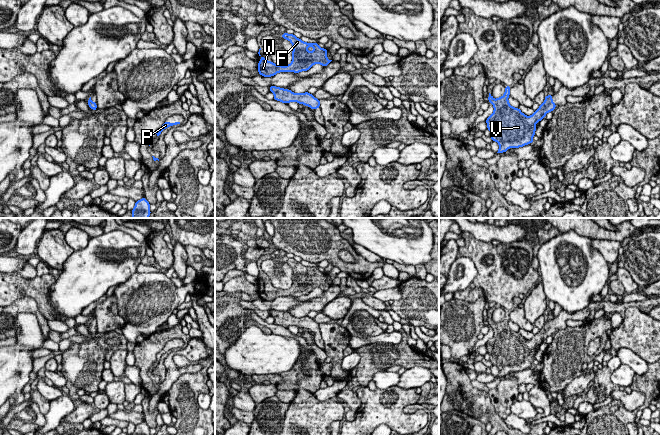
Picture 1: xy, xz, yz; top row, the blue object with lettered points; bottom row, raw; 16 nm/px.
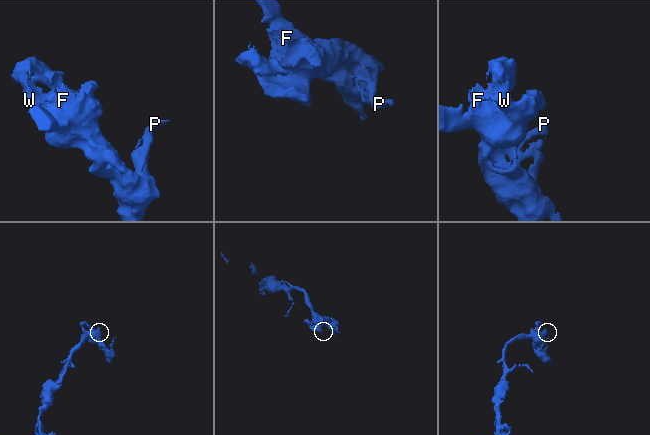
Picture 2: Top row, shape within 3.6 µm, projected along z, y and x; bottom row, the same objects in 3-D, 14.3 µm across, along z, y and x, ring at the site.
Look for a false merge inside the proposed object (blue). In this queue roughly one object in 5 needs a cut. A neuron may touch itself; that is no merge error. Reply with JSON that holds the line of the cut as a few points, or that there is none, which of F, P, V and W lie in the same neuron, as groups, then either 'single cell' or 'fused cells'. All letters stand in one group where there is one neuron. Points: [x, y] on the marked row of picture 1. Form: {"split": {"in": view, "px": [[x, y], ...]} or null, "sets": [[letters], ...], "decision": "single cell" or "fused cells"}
{"split": null, "sets": [["F", "P", "V", "W"]], "decision": "single cell"}

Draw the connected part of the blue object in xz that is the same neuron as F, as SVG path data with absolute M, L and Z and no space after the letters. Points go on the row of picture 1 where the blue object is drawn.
M282 33L282 38L289 40L290 43L293 45L293 51L292 51L292 61L289 65L282 66L277 65L271 61L268 61L265 59L265 56L260 55L259 49L259 56L261 57L261 60L258 62L258 72L261 76L264 77L272 77L280 72L294 72L294 73L300 73L302 71L308 71L314 64L320 64L323 67L328 66L328 64L332 61L327 58L327 49L321 48L318 43L307 43L302 41L300 38L297 38L294 34L288 34L288 33Z

